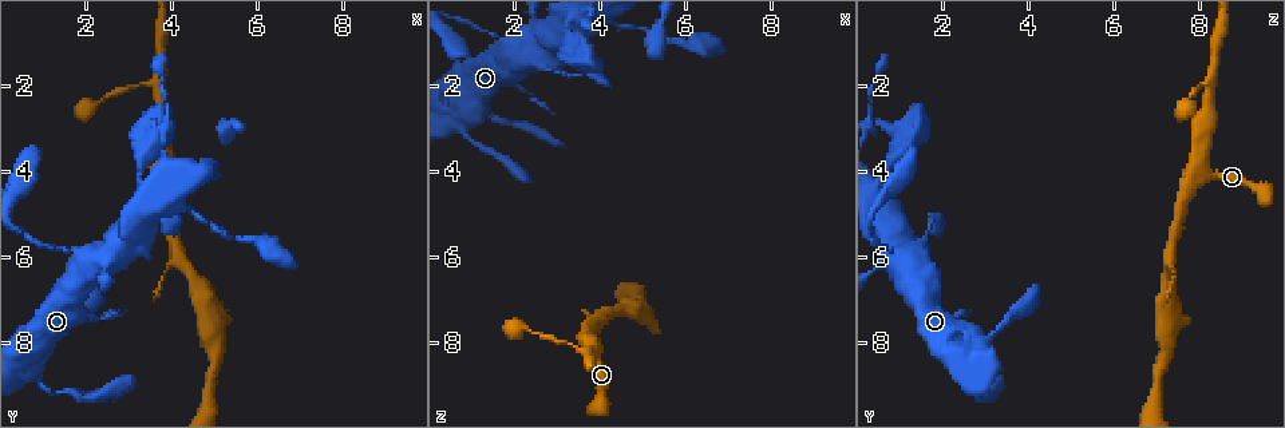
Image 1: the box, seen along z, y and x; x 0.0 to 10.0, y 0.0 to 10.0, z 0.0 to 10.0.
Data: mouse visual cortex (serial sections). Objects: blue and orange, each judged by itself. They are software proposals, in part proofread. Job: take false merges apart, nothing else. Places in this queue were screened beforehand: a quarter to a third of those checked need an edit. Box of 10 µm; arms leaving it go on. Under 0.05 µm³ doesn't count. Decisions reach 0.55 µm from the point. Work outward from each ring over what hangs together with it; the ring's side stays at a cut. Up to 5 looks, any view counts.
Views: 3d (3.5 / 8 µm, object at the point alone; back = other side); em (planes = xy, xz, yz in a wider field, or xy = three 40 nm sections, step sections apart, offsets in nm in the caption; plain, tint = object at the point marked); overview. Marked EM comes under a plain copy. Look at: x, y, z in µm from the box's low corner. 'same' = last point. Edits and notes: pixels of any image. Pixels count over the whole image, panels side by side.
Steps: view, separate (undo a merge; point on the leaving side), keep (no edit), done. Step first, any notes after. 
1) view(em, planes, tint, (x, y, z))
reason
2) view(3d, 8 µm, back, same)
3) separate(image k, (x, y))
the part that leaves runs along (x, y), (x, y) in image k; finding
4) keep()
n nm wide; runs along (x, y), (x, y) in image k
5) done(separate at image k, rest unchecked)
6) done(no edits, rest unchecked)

view(3d, 3.5 µm, (3.65, 2.05, 8.25))
thin arm on a thick one

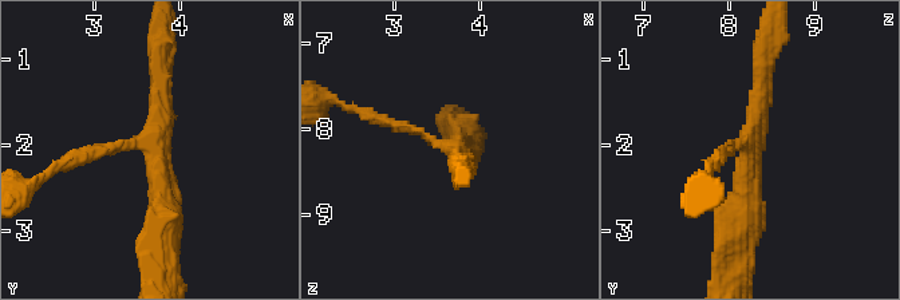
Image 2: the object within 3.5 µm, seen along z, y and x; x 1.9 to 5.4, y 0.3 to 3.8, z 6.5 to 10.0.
view(em, xy, step 2, tint, (3.70, 2.05, 8.20))
3 arms; arms of 150, 250, 450 nm

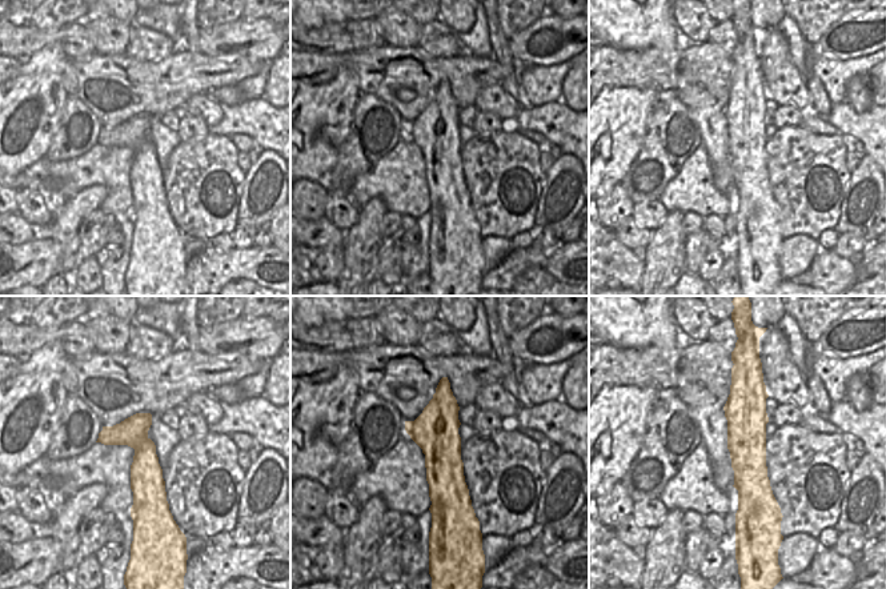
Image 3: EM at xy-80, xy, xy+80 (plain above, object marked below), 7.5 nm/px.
keep()
340 nm wide; runs along (737, 239), (768, 58) in image 2; one cell here

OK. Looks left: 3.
view(3d, 3.5 µm, (5.05, 7.50, 7.35))

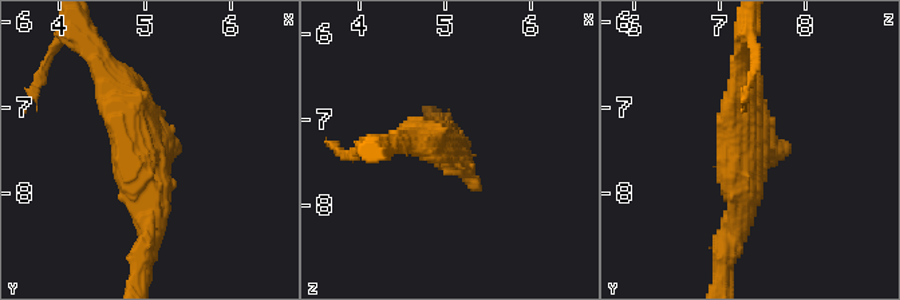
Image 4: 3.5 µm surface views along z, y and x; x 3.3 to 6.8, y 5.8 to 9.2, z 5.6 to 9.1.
view(em, xy, step 1, tint, (4.95, 7.55, 7.30))

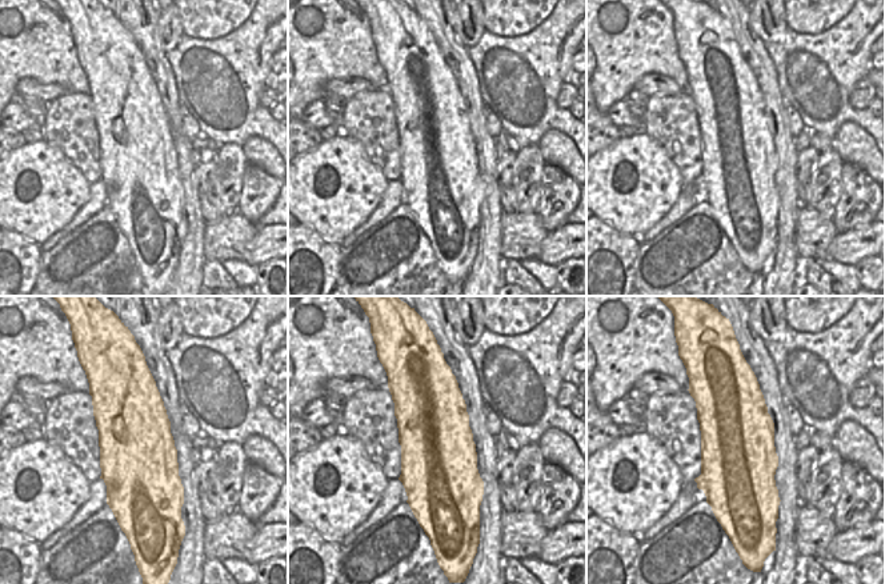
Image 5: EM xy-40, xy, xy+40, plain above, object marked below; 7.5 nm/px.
keep()
600 nm wide; runs along (106, 72), (142, 150), (146, 241) in image 4; one cell here

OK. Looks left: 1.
done(no edits, rest unchecked)

